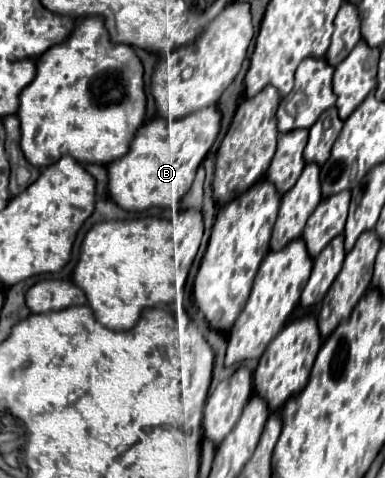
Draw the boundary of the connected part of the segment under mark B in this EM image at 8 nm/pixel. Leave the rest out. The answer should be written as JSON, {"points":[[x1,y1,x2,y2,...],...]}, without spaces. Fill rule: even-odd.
{"points":[[205,107,177,121,157,117,145,123,137,131,129,153,107,167,109,199,125,211,145,211,151,207,167,209,177,205,189,191,197,167,215,143,219,127,221,113,217,111,217,107]]}

